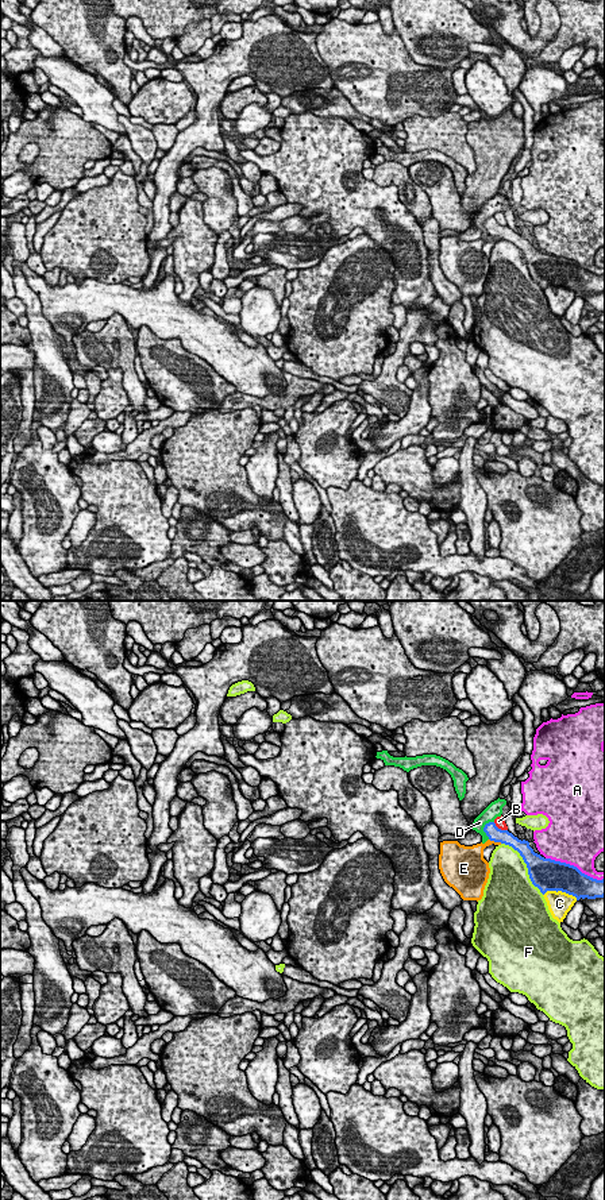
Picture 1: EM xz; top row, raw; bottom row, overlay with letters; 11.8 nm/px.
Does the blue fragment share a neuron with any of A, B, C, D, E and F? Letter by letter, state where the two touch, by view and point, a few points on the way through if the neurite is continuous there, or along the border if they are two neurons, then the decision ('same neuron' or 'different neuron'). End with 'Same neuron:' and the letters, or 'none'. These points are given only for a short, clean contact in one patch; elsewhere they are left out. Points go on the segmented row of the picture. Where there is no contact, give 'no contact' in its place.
A: xz (575, 867) | different neuron
B: xz (500, 829) | along xz (493, 822), (507, 830) | different neuron
C: xz (561, 890) | different neuron
D: xz (484, 828) | different neuron
E: xz (496, 841) | different neuron
F: xz (527, 865) | different neuron
Same neuron: none

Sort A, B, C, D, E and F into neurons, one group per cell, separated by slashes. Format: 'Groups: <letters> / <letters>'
Groups: A / B E / C / D / F

